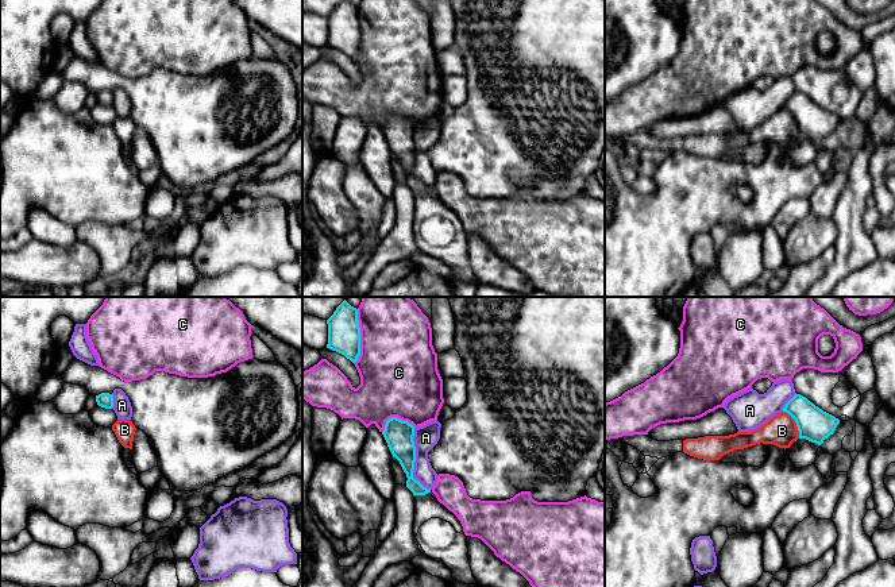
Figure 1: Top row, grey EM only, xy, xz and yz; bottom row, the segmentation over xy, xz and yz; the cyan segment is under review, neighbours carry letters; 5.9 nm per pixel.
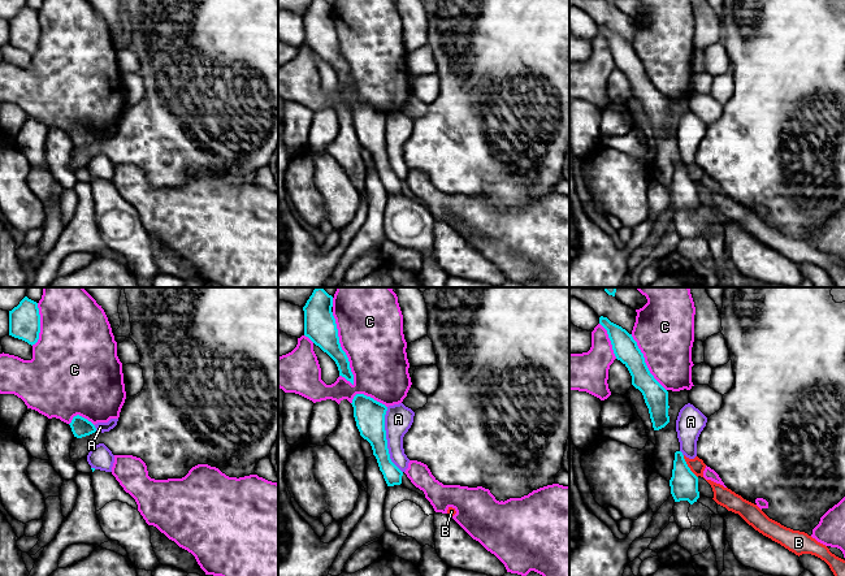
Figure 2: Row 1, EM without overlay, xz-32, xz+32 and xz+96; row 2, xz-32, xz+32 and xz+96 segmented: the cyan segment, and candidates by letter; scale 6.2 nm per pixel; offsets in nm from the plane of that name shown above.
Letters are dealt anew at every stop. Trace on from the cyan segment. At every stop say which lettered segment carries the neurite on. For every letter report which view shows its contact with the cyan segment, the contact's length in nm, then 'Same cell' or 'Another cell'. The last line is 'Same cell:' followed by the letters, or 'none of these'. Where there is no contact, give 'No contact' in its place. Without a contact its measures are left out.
A: Touches cyan in xz. Shared border 380 nm. Another cell
B: Touches cyan in yz. Shared border 190 nm. Another cell
C: Touches cyan in xz. Shared border 320 nm. Another cell
Same cell: none of these

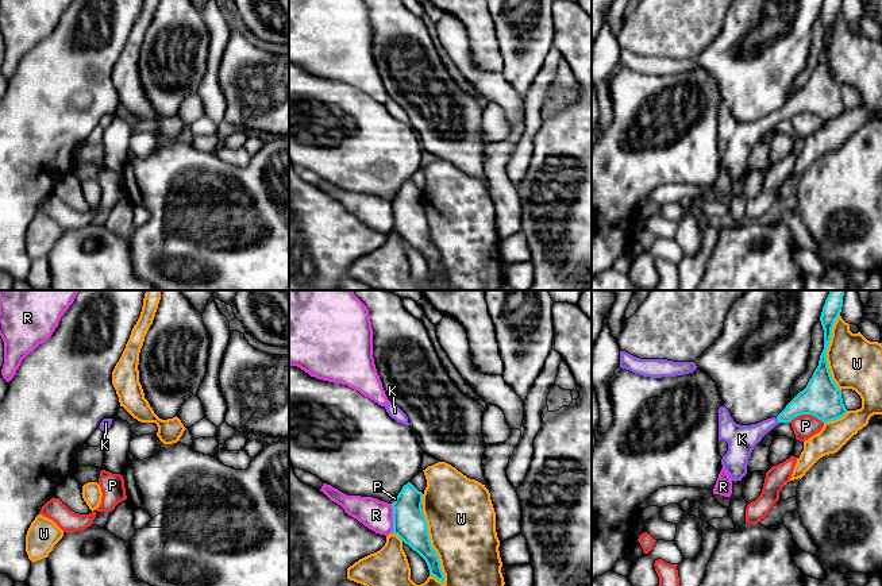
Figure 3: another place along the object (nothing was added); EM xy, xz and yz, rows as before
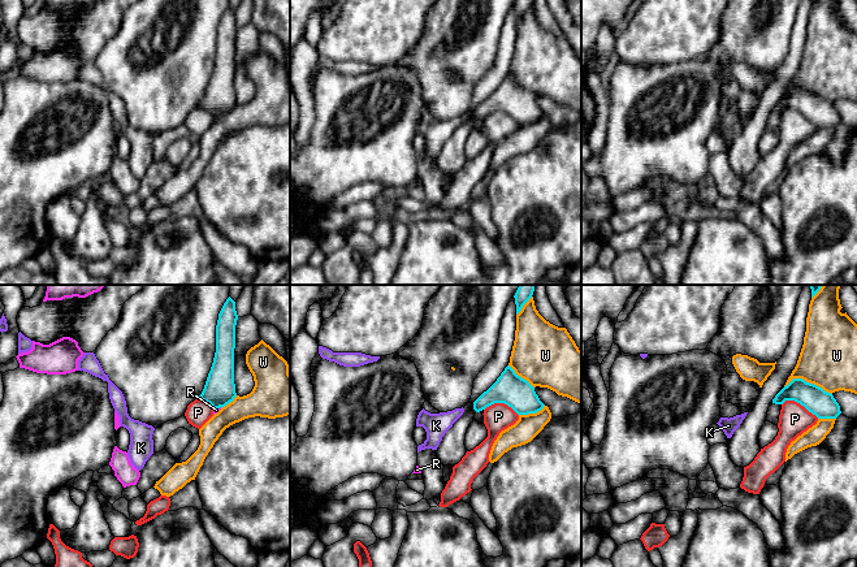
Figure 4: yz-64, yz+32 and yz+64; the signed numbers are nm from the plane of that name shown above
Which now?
K: Touches cyan in yz. Shared border 30 nm. Same cell
P: Touches cyan in yz. Shared border 220 nm. Another cell
R: Touches cyan in xz. Shared border 180 nm. Another cell
W: Touches cyan in xz. Shared border 480 nm. Another cell
Same cell: K

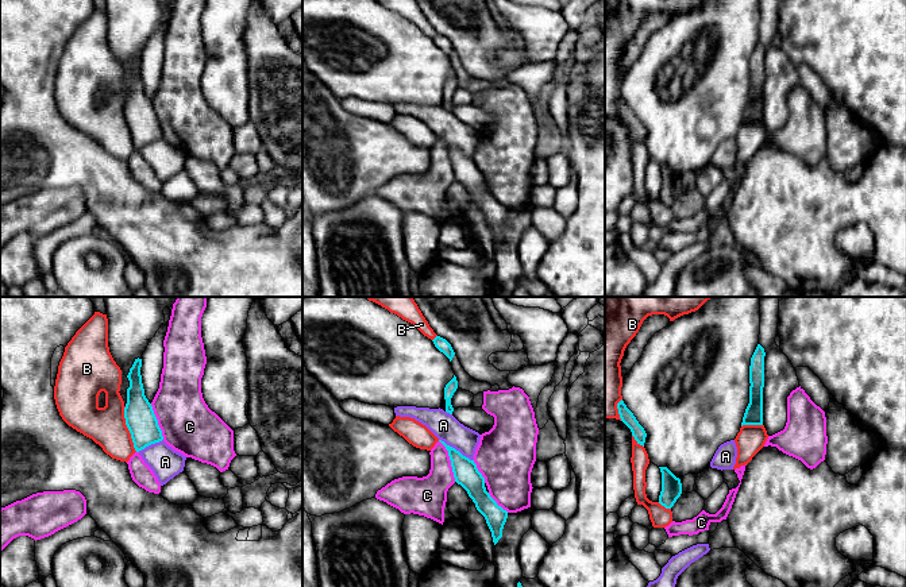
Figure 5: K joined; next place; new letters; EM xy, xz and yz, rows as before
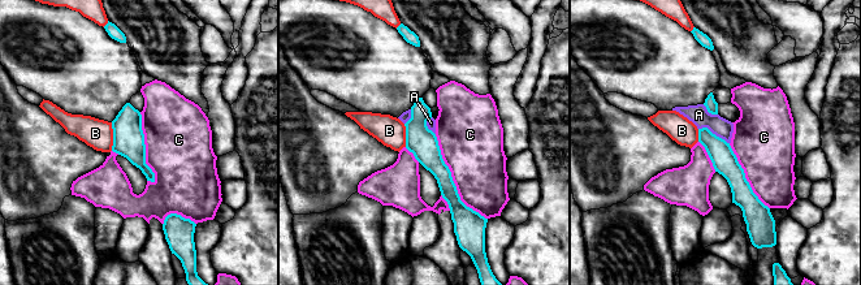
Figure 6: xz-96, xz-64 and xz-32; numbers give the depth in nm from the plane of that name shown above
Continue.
A: Touches cyan in xz. Shared border 240 nm. Another cell
B: Touches cyan in xy. Shared border 280 nm. Another cell
C: Touches cyan in xz. Shared border 260 nm. Another cell
Same cell: none of these

